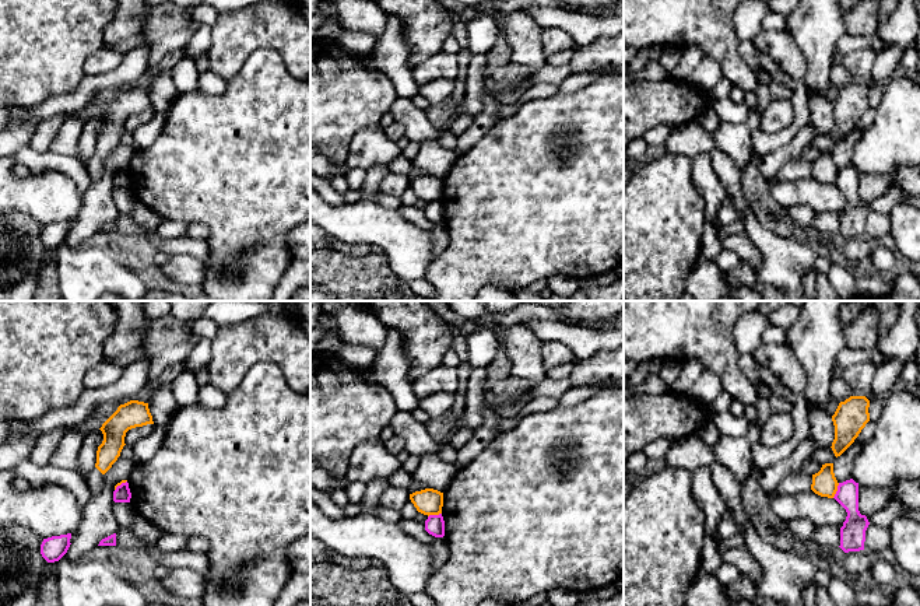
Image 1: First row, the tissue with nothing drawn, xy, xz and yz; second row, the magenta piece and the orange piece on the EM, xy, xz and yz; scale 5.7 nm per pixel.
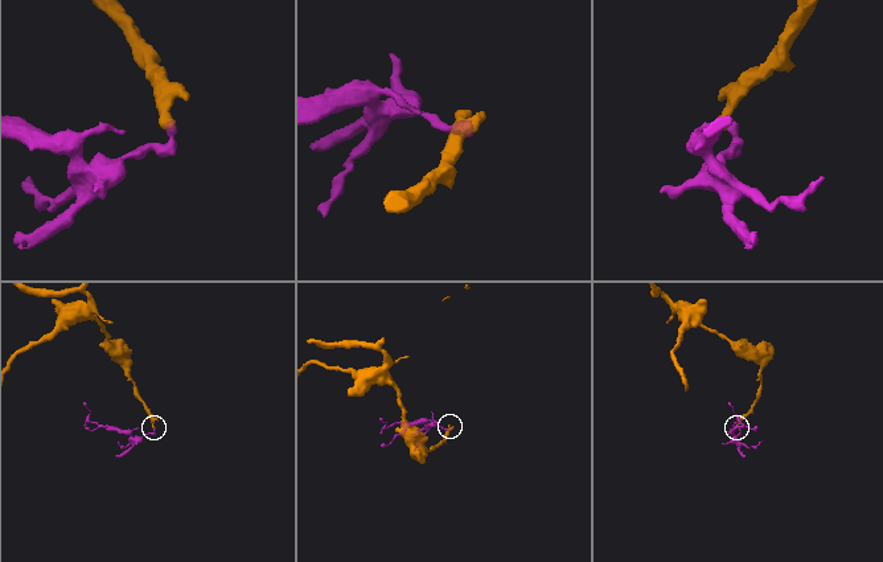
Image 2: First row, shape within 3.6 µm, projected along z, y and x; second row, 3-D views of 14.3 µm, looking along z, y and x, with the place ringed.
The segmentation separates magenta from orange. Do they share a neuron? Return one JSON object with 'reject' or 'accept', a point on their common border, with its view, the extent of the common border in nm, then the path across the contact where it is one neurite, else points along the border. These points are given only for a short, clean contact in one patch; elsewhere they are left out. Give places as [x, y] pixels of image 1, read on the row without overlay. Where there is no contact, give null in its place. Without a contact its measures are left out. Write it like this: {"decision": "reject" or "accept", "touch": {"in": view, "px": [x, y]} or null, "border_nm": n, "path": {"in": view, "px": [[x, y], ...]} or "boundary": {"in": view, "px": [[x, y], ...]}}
{"decision": "reject", "touch": {"in": "yz", "px": [838, 177]}, "border_nm": 100, "boundary": {"in": "yz", "px": [[839, 170], [832, 184]]}}

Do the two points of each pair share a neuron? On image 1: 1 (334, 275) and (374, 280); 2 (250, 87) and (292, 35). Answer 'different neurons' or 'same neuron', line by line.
1: same neuron
2: different neurons

